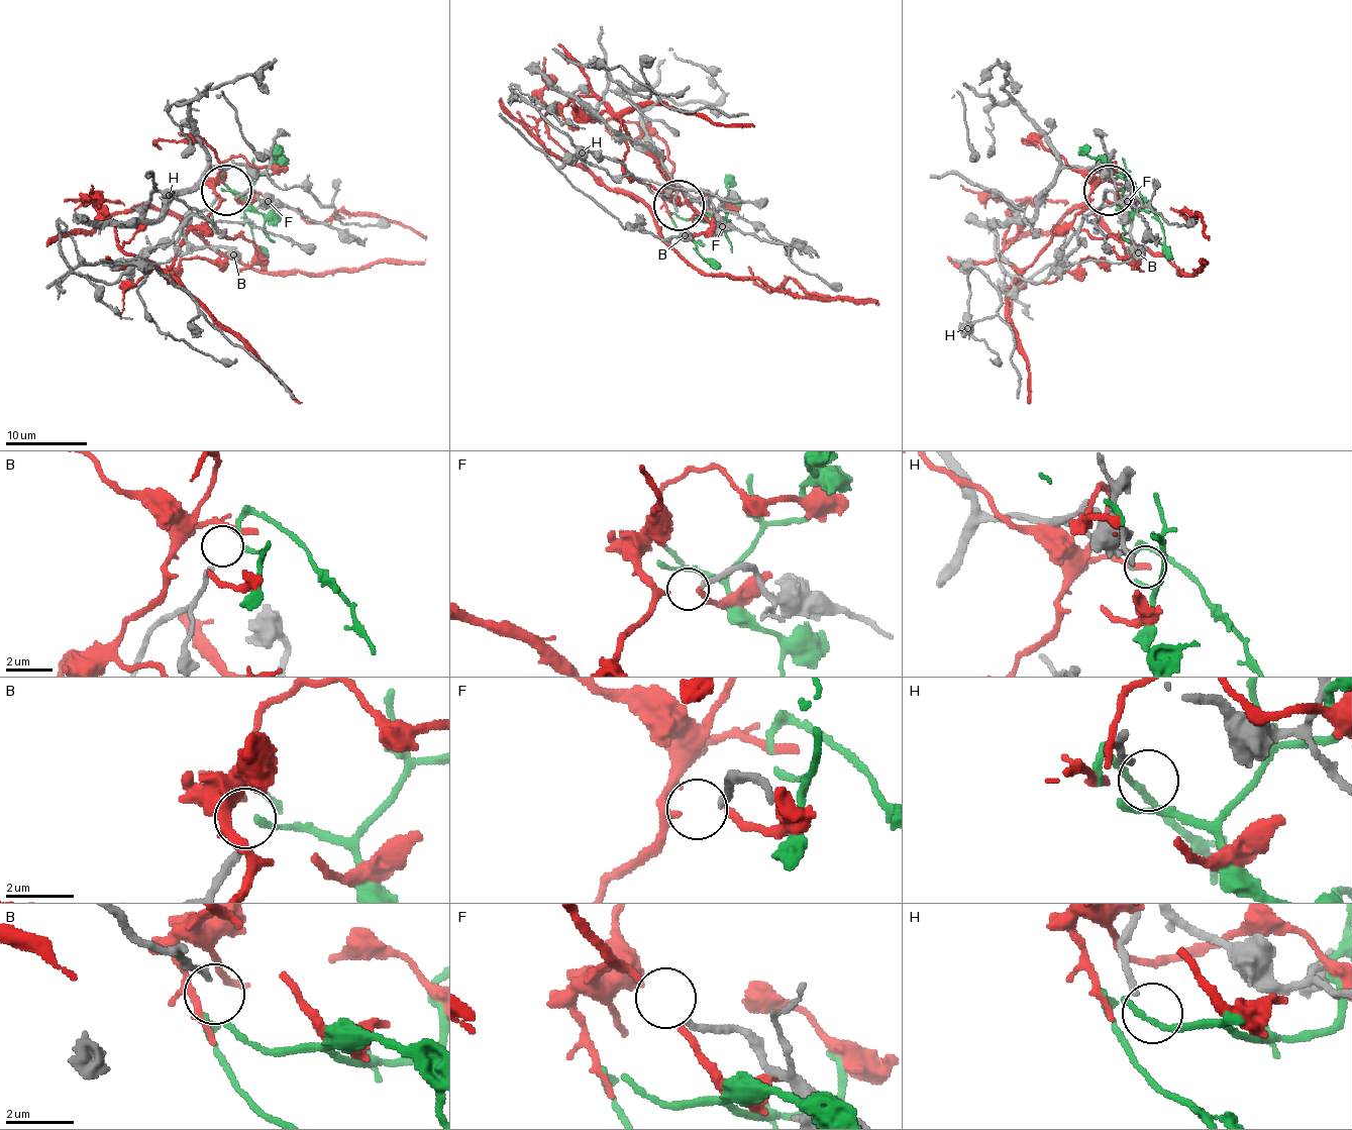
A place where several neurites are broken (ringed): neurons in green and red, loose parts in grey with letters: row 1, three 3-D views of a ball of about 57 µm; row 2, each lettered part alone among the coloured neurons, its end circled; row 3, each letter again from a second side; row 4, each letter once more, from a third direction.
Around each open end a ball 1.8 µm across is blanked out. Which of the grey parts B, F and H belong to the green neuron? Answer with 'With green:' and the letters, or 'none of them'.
With green: none of them

